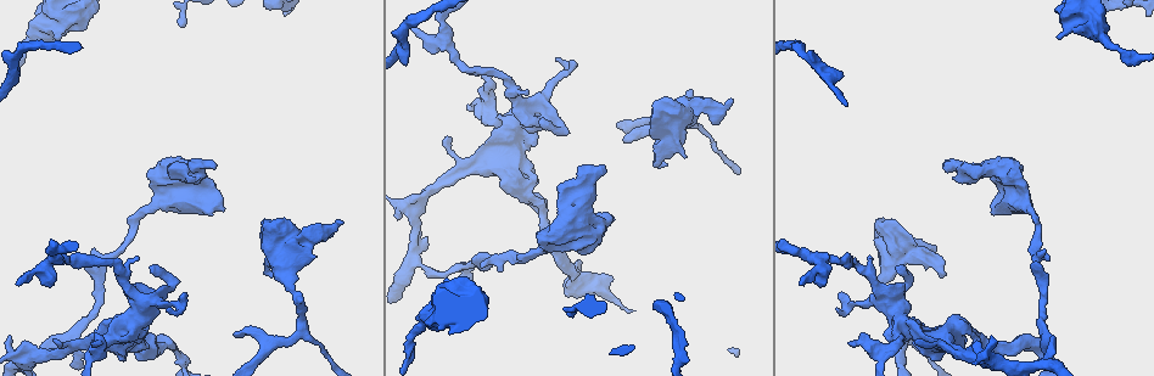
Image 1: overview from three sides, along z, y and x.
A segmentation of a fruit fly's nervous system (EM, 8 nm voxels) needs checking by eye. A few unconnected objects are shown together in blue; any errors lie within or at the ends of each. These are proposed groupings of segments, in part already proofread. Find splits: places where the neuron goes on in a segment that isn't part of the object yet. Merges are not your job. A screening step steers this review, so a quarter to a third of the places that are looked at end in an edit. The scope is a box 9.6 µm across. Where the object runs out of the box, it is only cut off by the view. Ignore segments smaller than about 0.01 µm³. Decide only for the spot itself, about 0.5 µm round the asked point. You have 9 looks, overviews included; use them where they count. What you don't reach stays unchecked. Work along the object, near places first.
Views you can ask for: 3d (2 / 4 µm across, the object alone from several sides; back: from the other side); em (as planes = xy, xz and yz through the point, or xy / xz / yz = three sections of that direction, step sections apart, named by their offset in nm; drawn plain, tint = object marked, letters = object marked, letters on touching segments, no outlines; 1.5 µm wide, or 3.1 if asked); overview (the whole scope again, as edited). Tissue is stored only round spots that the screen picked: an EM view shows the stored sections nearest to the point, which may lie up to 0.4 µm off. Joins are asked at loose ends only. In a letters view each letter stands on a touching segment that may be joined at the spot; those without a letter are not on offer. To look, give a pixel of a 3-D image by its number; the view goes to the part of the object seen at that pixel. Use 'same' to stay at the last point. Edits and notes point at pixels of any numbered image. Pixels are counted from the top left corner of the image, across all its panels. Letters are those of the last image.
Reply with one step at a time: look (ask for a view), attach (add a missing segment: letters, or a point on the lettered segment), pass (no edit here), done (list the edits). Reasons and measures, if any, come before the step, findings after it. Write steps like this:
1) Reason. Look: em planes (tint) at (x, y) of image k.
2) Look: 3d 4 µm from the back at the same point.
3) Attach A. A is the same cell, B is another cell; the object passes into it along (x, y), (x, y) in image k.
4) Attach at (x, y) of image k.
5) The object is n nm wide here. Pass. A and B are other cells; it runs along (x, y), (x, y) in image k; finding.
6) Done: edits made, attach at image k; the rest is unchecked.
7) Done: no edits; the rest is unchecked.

Branch stops here. Look: em planes (letters) at (525, 92) of image 1.

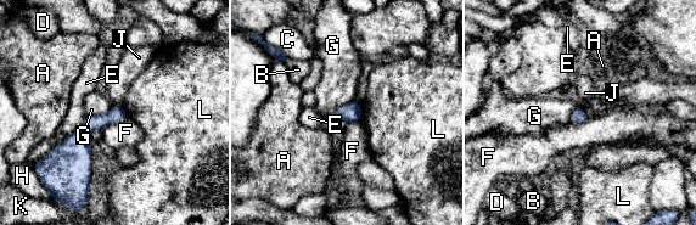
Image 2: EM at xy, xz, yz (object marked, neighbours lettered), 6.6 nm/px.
Pass. A, B, C, D, E, F, G, H, J, K and L are other cells; a border runs along (352, 100), (341, 105), (330, 114) in image 2; none of them fits.

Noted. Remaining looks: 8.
An open end. Look: 3d 4 µm from the back at (1037, 262) of image 1.

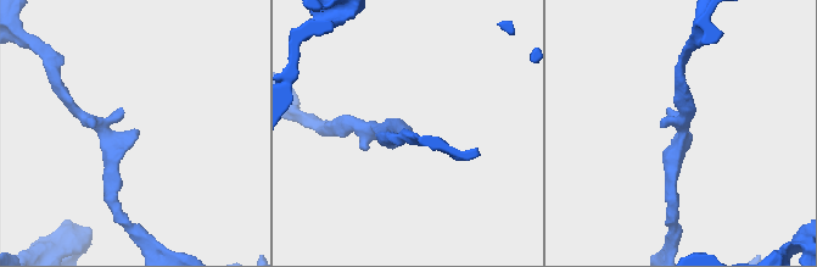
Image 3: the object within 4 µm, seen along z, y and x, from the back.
The arms are 200, 200 nm wide. Look: em yz step 4 (letters) at (137, 131) of image 3.

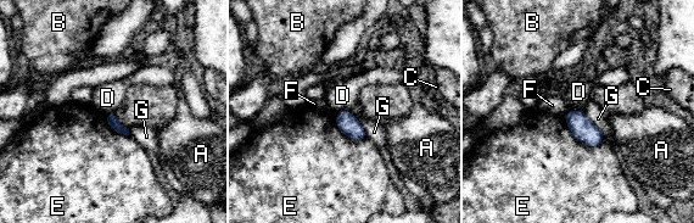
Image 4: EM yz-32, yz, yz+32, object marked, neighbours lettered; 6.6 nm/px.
Pass. A, B, C, D, E, F and G are other cells; a border runs along (350, 110), (335, 113) in image 4; no lettered segment goes on from it.

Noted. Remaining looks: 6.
Branch stops here. Look: em yz step 4 (tint) at (339, 225) of image 1.

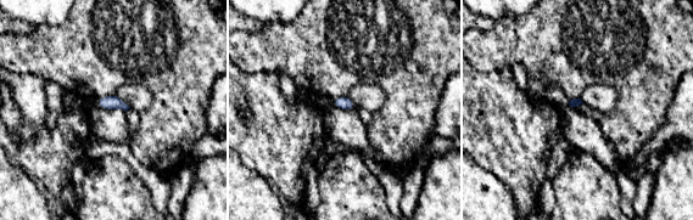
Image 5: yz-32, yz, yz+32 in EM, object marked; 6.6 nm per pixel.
Cut it another way. Look: em planes (letters) at the same point.

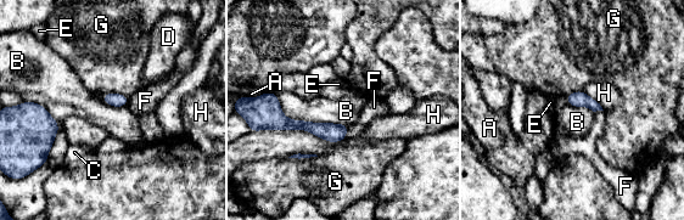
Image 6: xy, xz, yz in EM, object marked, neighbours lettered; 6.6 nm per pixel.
Pass. A, B, C, D, E, F, G and H are other cells; a border runs along (349, 125), (346, 136) in image 6; no lettered segment goes on from it.

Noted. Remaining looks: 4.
An open end. Look: 3d 2 µm at (54, 38) of image 1.

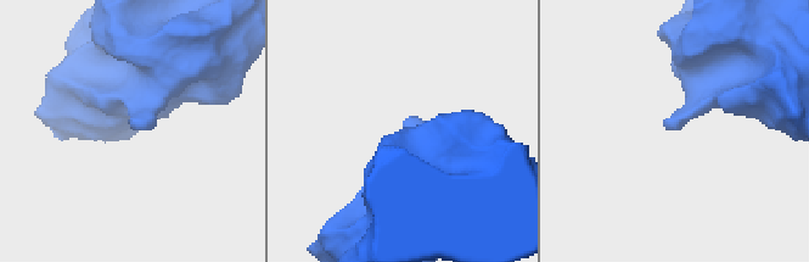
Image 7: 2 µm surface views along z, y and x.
Look: em planes (plain) at (136, 126) of image 7.

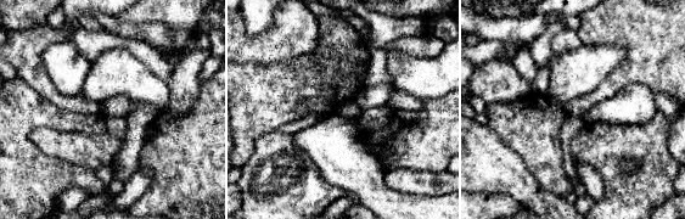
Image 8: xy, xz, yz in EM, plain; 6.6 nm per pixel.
Look: em planes (letters) at the same point.

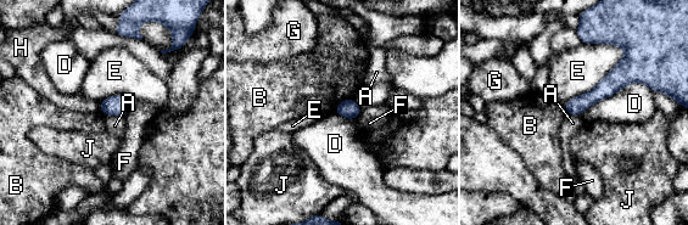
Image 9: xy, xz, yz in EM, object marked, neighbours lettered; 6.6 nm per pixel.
The longest contact is with E, 550 nm. Pass. A, B, D, E, F, G, H and J are other cells; it runs along (638, 72), (625, 72), (568, 107) in image 9; none of them fits.

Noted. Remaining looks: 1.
Done: no edits; the rest is unchecked.

